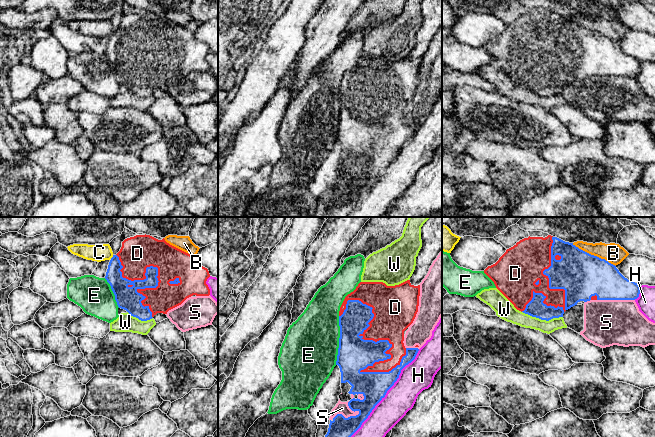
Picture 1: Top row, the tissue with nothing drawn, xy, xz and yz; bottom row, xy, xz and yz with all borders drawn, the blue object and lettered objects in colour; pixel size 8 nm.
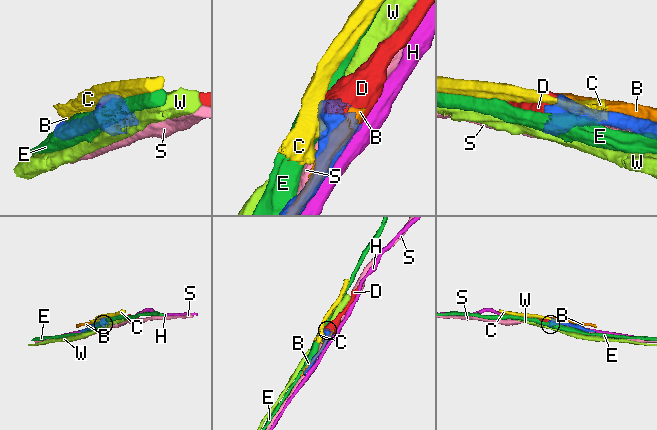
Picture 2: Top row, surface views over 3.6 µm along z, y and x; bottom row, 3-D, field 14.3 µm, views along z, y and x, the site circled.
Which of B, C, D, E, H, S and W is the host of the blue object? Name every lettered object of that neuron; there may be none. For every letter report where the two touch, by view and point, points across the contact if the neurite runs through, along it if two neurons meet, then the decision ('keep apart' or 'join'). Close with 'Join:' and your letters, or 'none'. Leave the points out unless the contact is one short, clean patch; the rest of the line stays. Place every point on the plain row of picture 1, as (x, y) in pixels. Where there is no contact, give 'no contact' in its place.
B: yz (593, 31) | keep apart
C: xy (112, 33) | keep apart
D: xz (388, 118) | join
E: xz (339, 116) | keep apart
H: xz (385, 170) | keep apart
S: xz (346, 194) | keep apart
W: yz (542, 95) | keep apart
Join: D

